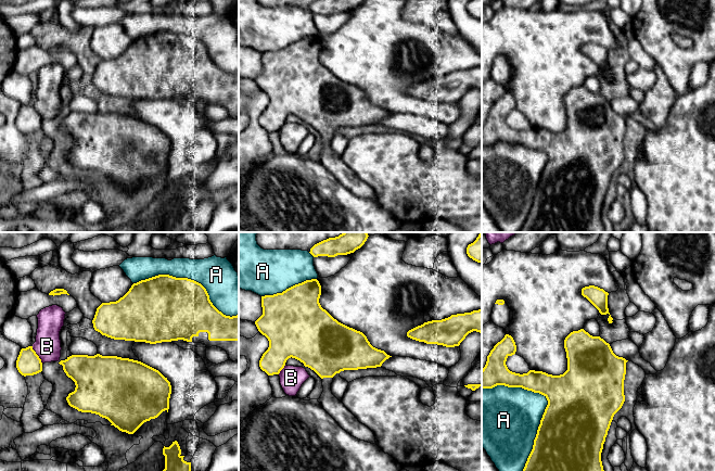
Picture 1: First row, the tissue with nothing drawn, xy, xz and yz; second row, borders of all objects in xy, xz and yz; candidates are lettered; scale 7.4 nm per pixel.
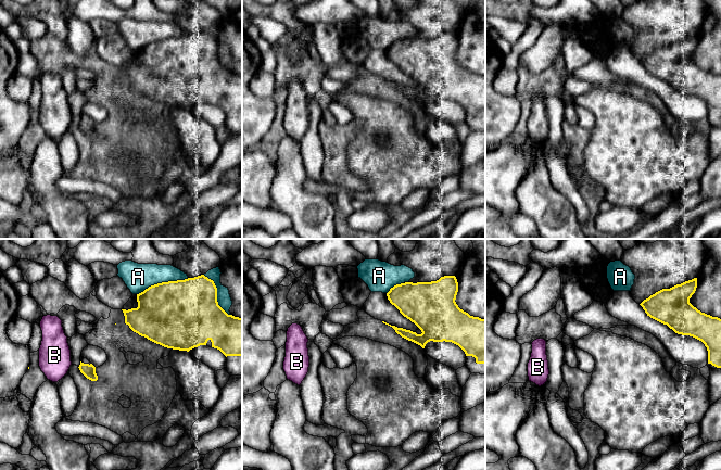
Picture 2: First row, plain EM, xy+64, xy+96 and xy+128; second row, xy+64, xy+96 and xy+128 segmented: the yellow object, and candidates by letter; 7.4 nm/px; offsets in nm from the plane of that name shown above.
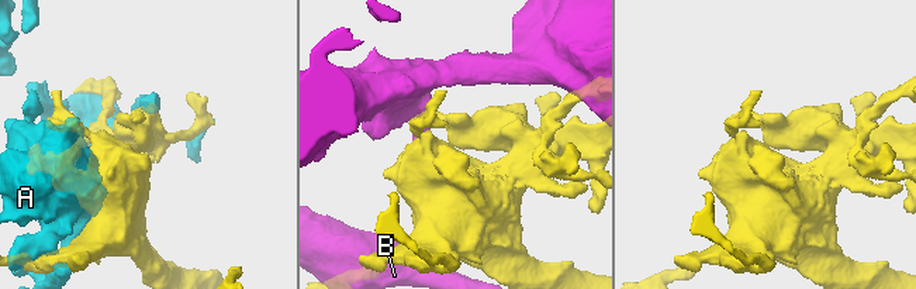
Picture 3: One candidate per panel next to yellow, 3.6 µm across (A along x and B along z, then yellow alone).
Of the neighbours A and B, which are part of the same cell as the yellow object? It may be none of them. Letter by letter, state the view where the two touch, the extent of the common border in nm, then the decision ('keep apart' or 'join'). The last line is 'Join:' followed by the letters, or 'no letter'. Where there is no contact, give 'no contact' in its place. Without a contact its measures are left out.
A: meets yellow in yz; contact 700 nm long; keep apart
B: meets yellow in xy; contact 150 nm long; keep apart
Join: no letter

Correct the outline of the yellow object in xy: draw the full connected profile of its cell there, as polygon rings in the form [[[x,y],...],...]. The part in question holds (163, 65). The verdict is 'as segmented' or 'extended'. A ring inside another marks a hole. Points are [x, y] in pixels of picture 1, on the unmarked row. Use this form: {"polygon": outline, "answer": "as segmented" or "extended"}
{"polygon": [[[158,31],[133,40],[118,58],[102,60],[97,65],[92,80],[95,88],[114,97],[150,101],[183,97],[202,100],[207,104],[220,104],[227,109],[229,117],[239,118],[239,72],[232,74],[224,72],[213,62],[206,46],[201,40],[188,35]]], "answer": "extended"}

